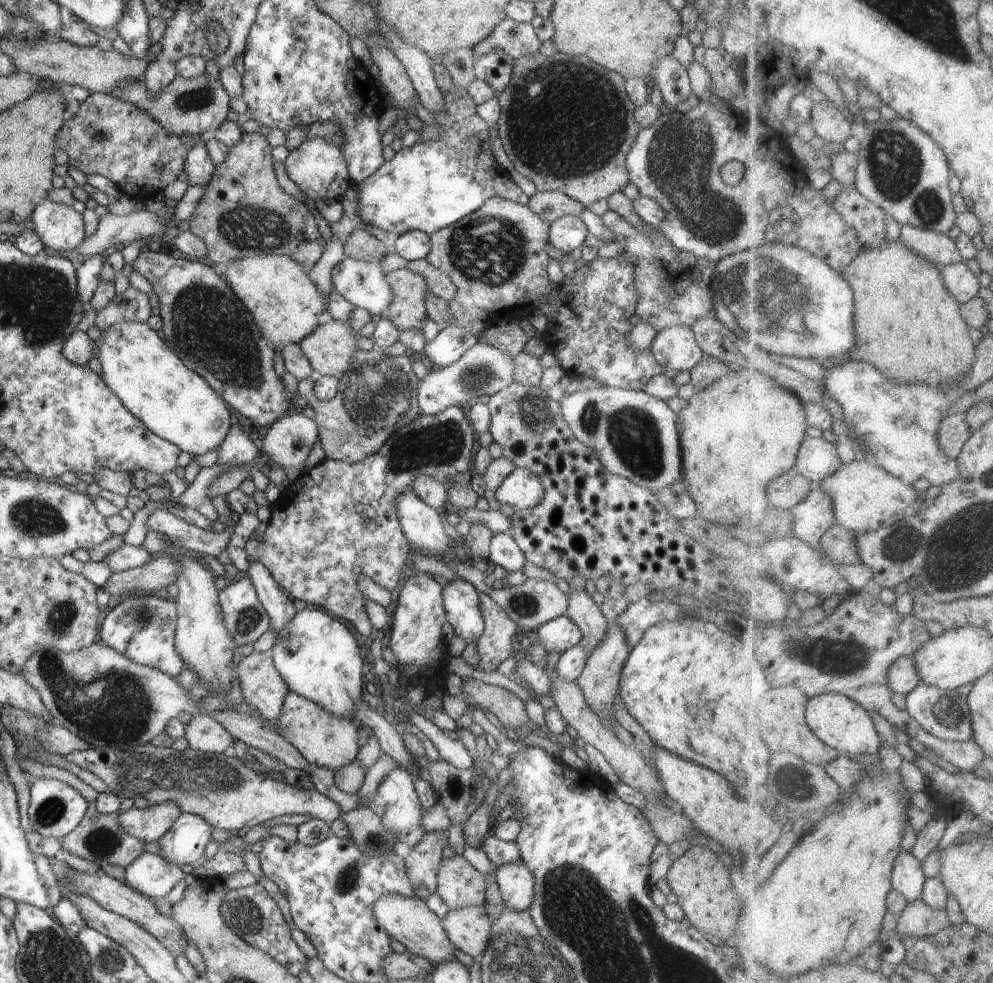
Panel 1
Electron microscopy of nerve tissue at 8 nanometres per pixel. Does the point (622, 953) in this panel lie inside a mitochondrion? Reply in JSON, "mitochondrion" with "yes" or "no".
{"mitochondrion":"yes"}

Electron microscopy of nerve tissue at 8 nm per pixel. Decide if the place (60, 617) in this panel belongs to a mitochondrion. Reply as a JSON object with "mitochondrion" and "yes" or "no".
{"mitochondrion":"yes"}

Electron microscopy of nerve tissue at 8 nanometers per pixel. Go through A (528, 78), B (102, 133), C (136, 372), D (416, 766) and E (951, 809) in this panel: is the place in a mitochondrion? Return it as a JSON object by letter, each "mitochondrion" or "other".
{"A":"mitochondrion","B":"mitochondrion","C":"other","D":"other","E":"other"}

